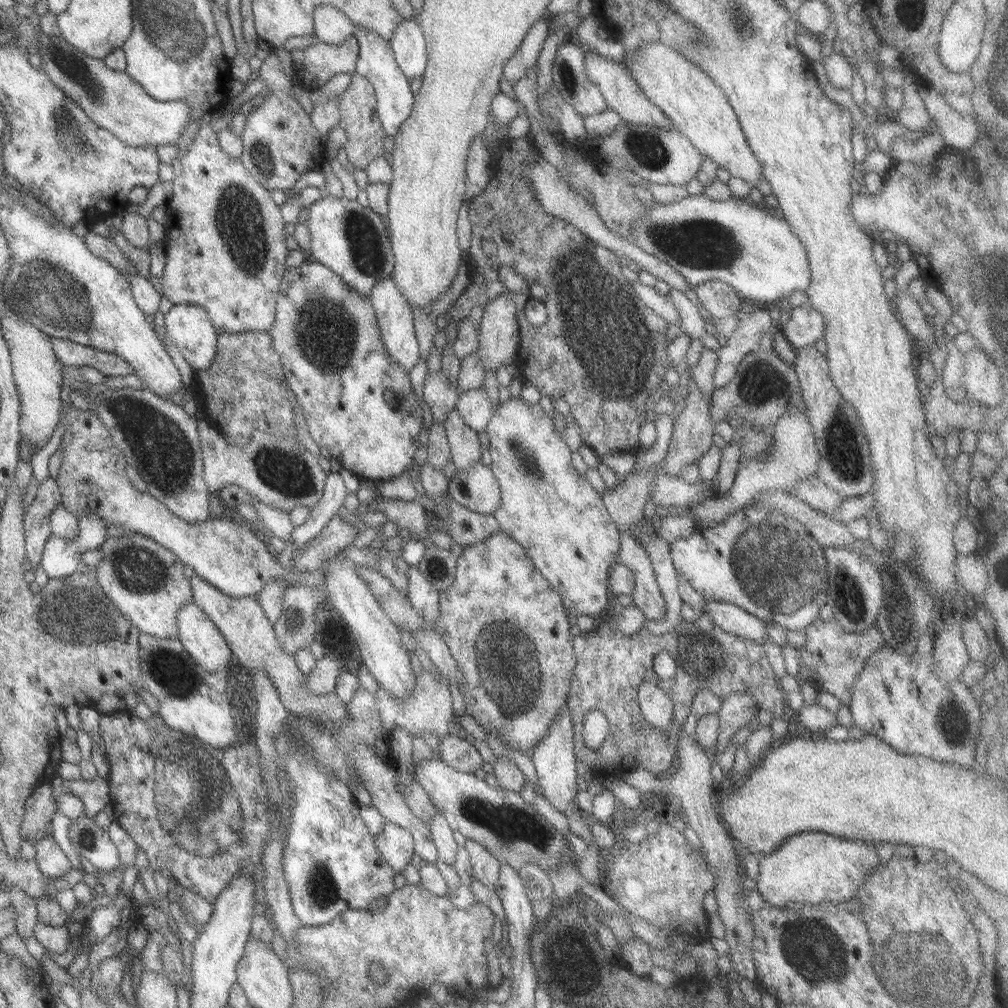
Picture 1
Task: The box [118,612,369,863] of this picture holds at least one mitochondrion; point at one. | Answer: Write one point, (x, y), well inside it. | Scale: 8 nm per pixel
(198, 811)

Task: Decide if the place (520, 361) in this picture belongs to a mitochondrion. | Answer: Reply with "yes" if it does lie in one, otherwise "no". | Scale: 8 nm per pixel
no

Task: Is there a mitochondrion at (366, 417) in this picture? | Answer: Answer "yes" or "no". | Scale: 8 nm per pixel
no

